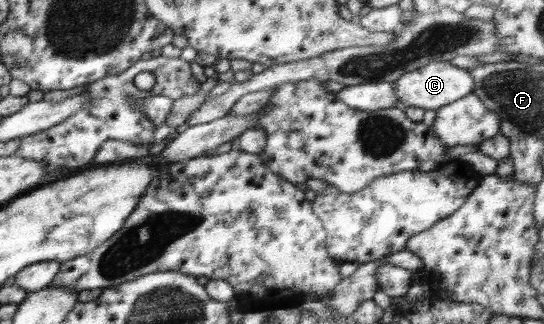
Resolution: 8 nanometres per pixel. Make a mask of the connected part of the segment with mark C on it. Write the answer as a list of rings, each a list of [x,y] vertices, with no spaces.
[[[449,61],[430,62],[411,72],[406,72],[393,83],[401,109],[417,107],[425,110],[437,110],[463,98],[463,96],[468,96],[473,92],[474,87],[474,80],[469,71],[459,68]]]

